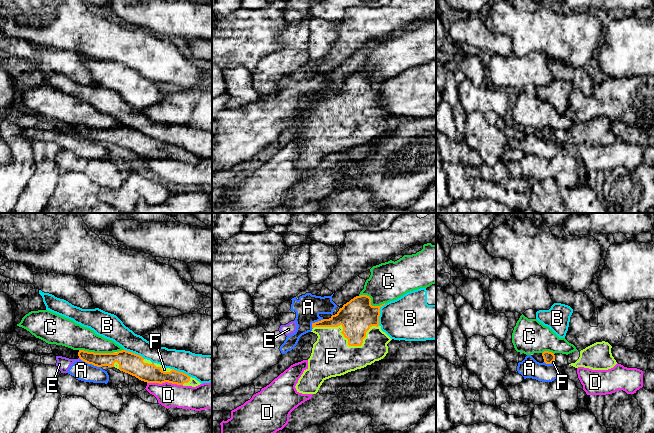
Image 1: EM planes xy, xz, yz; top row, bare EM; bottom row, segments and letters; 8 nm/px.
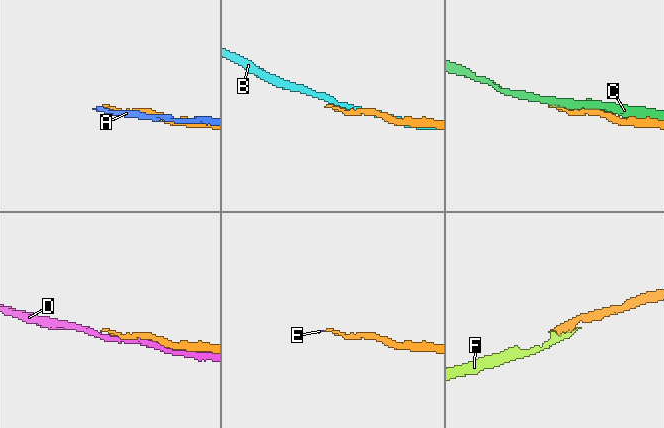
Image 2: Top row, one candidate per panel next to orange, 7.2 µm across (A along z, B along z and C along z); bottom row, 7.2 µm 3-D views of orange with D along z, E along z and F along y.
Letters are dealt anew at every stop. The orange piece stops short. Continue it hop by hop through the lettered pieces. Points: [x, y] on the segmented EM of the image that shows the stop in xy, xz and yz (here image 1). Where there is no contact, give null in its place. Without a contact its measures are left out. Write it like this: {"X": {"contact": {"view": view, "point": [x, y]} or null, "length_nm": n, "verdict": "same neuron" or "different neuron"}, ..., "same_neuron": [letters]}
{"A": {"contact": {"view": "xy", "point": [91, 363]}, "length_nm": 160, "verdict": "different neuron"}, "B": {"contact": {"view": "xz", "point": [379, 314]}, "length_nm": 190, "verdict": "different neuron"}, "C": {"contact": {"view": "xy", "point": [97, 353]}, "length_nm": 280, "verdict": "different neuron"}, "D": {"contact": {"view": "xy", "point": [165, 381]}, "length_nm": 280, "verdict": "different neuron"}, "E": {"contact": {"view": "xy", "point": [81, 359]}, "length_nm": 40, "verdict": "different neuron"}, "F": {"contact": {"view": "xz", "point": [347, 338]}, "length_nm": 550, "verdict": "same neuron"}, "same_neuron": ["F"]}

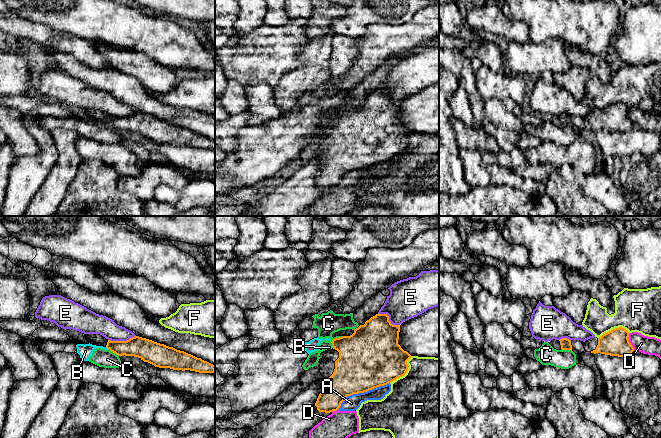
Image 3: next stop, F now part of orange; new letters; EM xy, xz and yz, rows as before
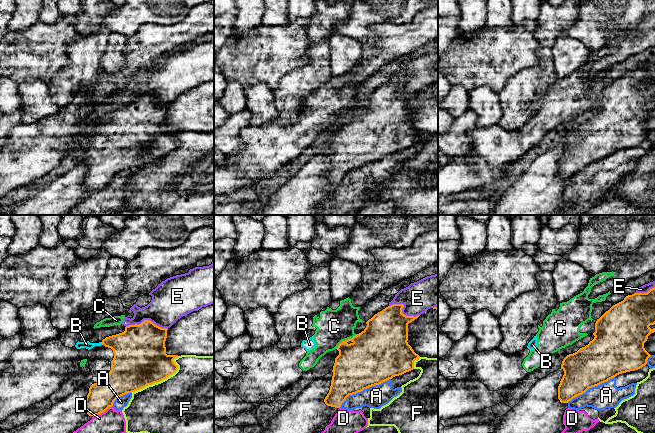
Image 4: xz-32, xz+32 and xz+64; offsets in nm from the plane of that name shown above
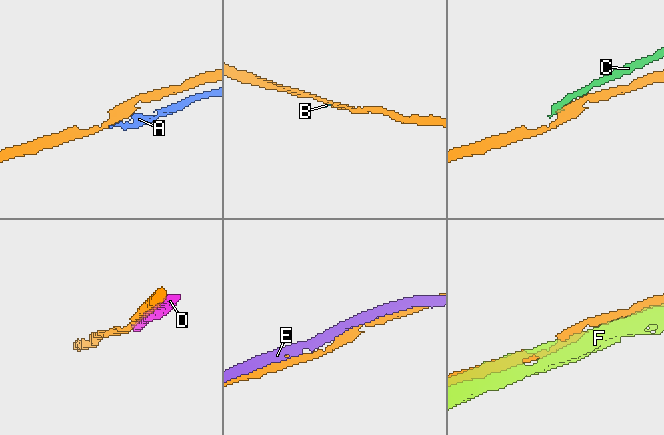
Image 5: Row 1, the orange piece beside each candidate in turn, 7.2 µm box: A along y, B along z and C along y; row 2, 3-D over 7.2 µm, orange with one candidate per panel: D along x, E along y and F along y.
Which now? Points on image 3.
{"A": {"contact": {"view": "xz", "point": [361, 392]}, "length_nm": 460, "verdict": "different neuron"}, "B": {"contact": {"view": "xy", "point": [107, 348]}, "length_nm": 40, "verdict": "different neuron"}, "C": {"contact": {"view": "xz", "point": [335, 338]}, "length_nm": 130, "verdict": "different neuron"}, "D": {"contact": {"view": "yz", "point": [628, 341]}, "length_nm": 140, "verdict": "different neuron"}, "E": {"contact": {"view": "xy", "point": [121, 341]}, "length_nm": 220, "verdict": "different neuron"}, "F": {"contact": {"view": "xz", "point": [406, 371]}, "length_nm": 280, "verdict": "different neuron"}, "same_neuron": []}

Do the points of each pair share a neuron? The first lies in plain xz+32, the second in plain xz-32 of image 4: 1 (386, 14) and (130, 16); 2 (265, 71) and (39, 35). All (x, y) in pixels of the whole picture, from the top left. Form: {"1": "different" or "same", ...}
{"1": "same", "2": "same"}

